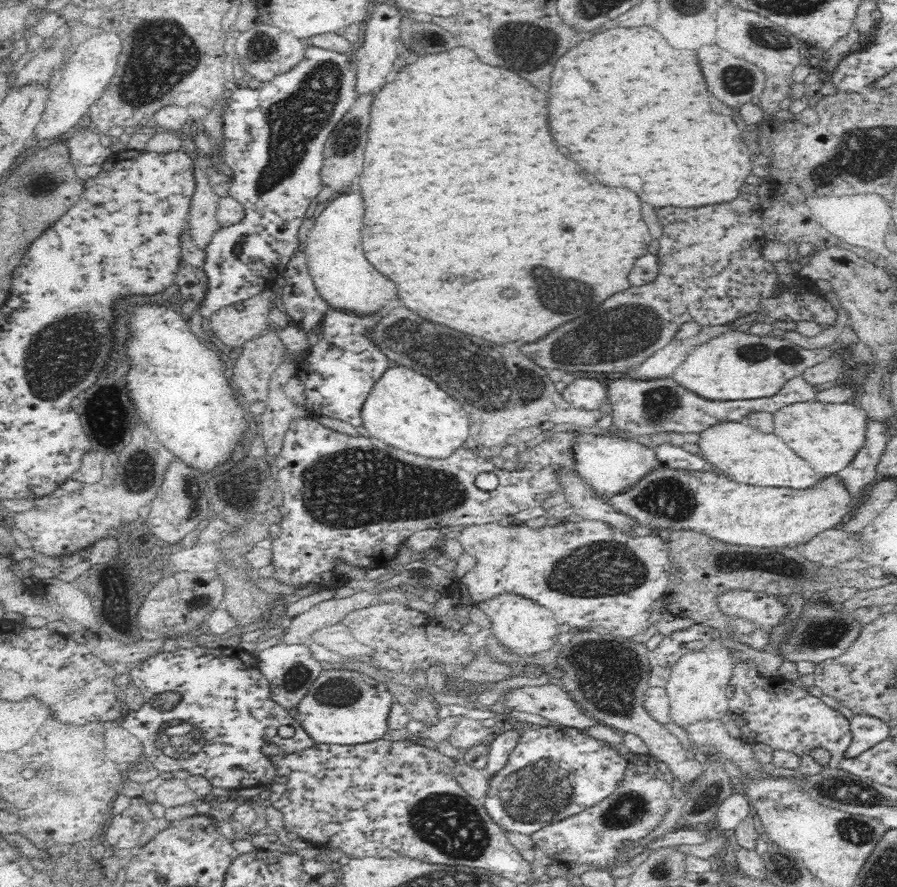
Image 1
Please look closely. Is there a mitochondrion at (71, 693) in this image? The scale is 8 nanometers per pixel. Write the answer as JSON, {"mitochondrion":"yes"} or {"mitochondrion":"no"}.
{"mitochondrion":"yes"}

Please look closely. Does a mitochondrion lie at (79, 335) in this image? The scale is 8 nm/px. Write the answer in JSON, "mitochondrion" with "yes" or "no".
{"mitochondrion":"yes"}

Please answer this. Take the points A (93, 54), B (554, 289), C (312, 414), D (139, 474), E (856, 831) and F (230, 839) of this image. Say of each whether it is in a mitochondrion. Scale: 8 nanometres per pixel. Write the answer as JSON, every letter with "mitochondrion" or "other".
{"A":"other","B":"mitochondrion","C":"other","D":"mitochondrion","E":"mitochondrion","F":"other"}

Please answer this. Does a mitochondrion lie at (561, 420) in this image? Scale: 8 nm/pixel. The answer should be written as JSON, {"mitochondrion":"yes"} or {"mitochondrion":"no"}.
{"mitochondrion":"no"}

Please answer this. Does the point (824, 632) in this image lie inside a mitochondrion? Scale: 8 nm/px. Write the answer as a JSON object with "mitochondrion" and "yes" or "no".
{"mitochondrion":"yes"}

